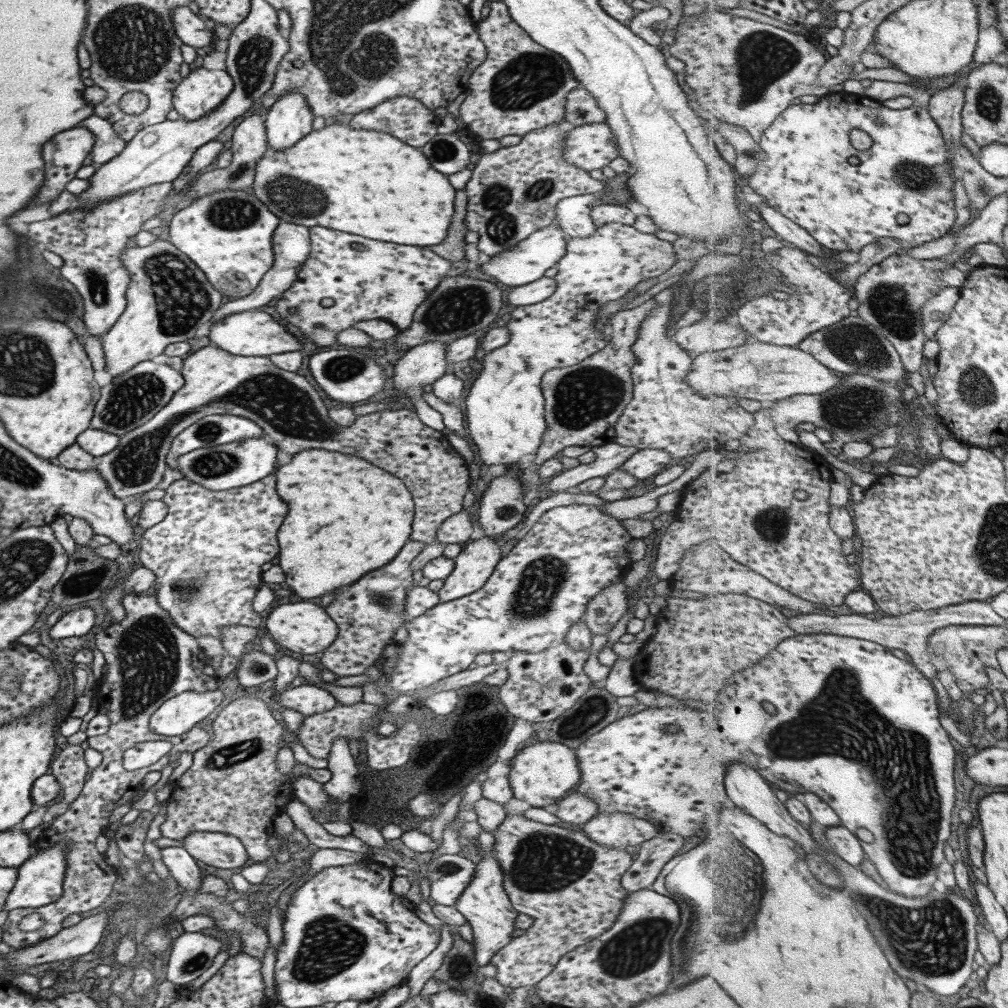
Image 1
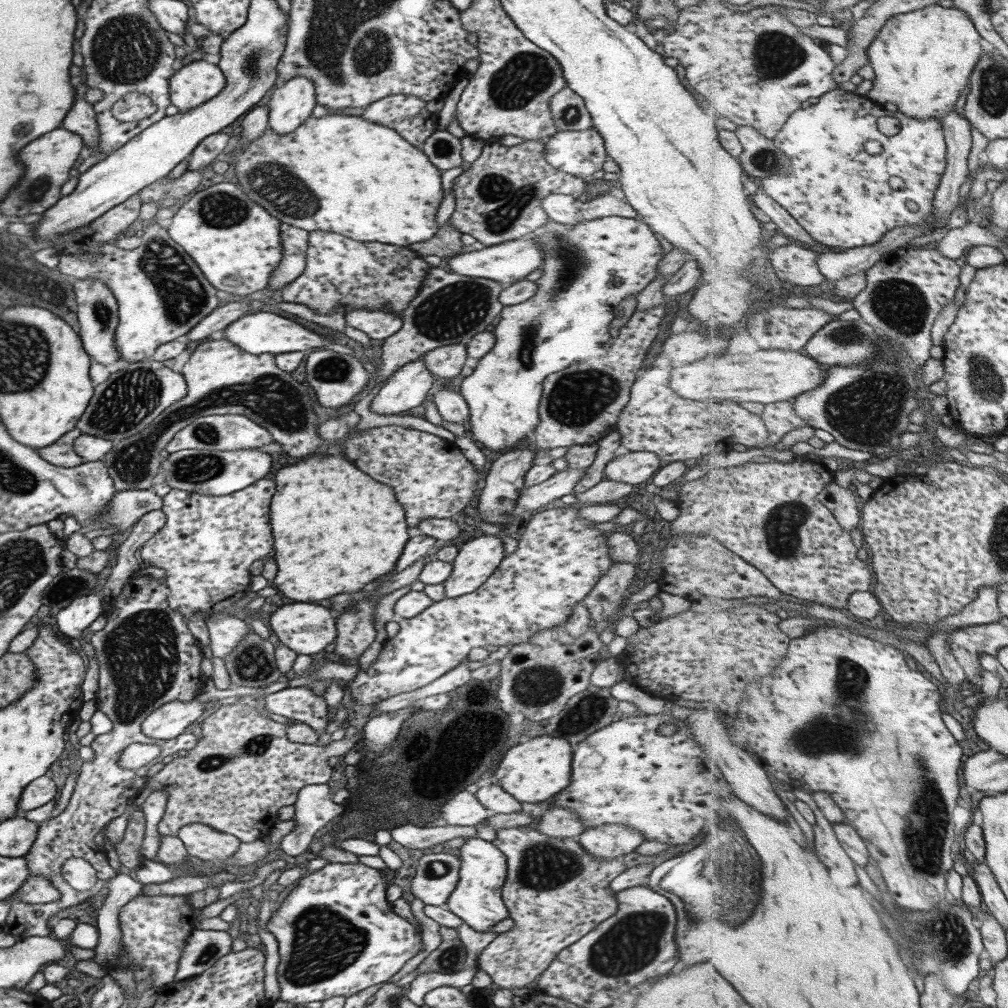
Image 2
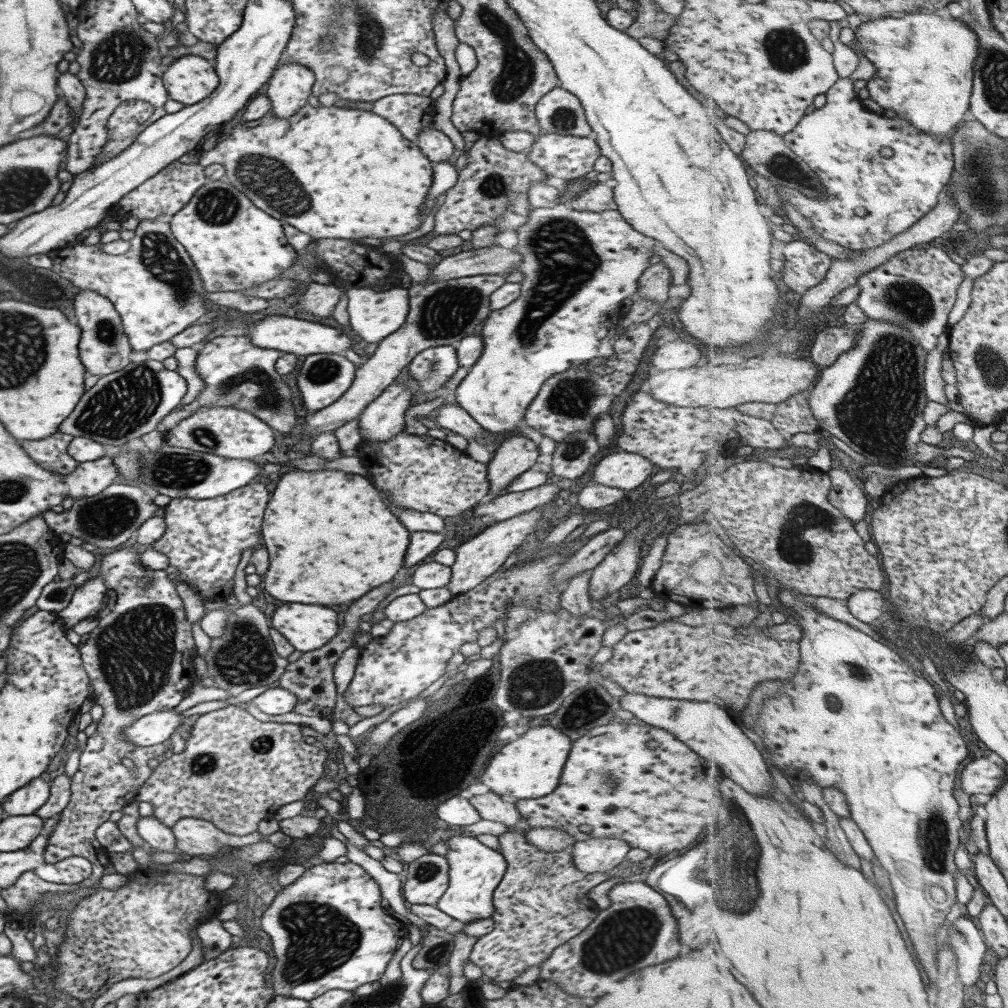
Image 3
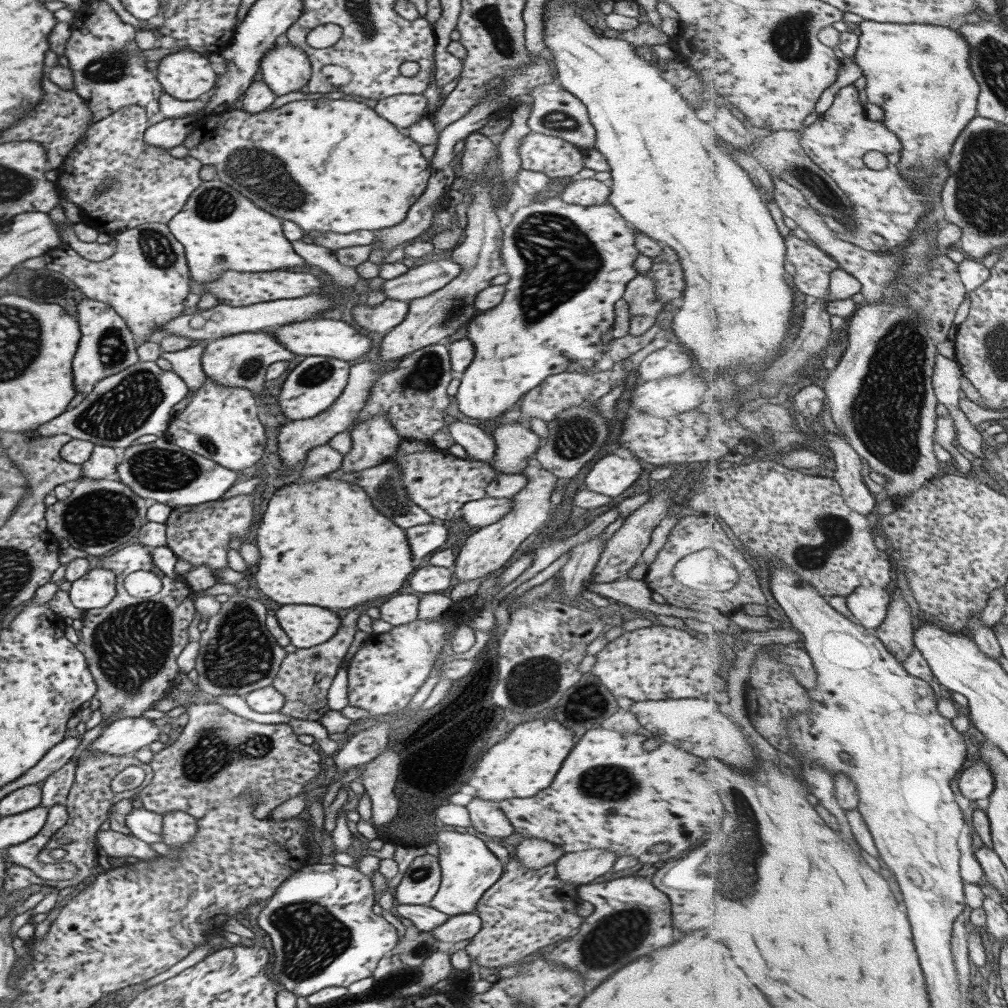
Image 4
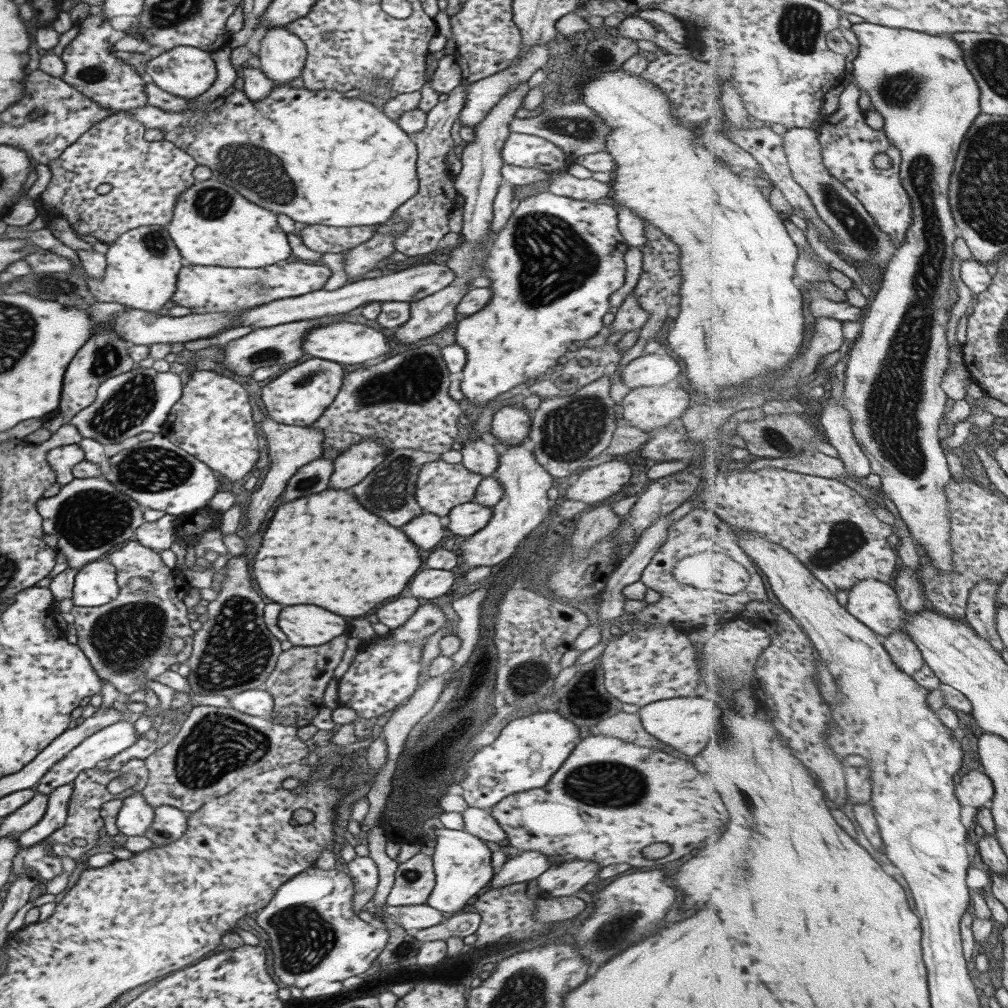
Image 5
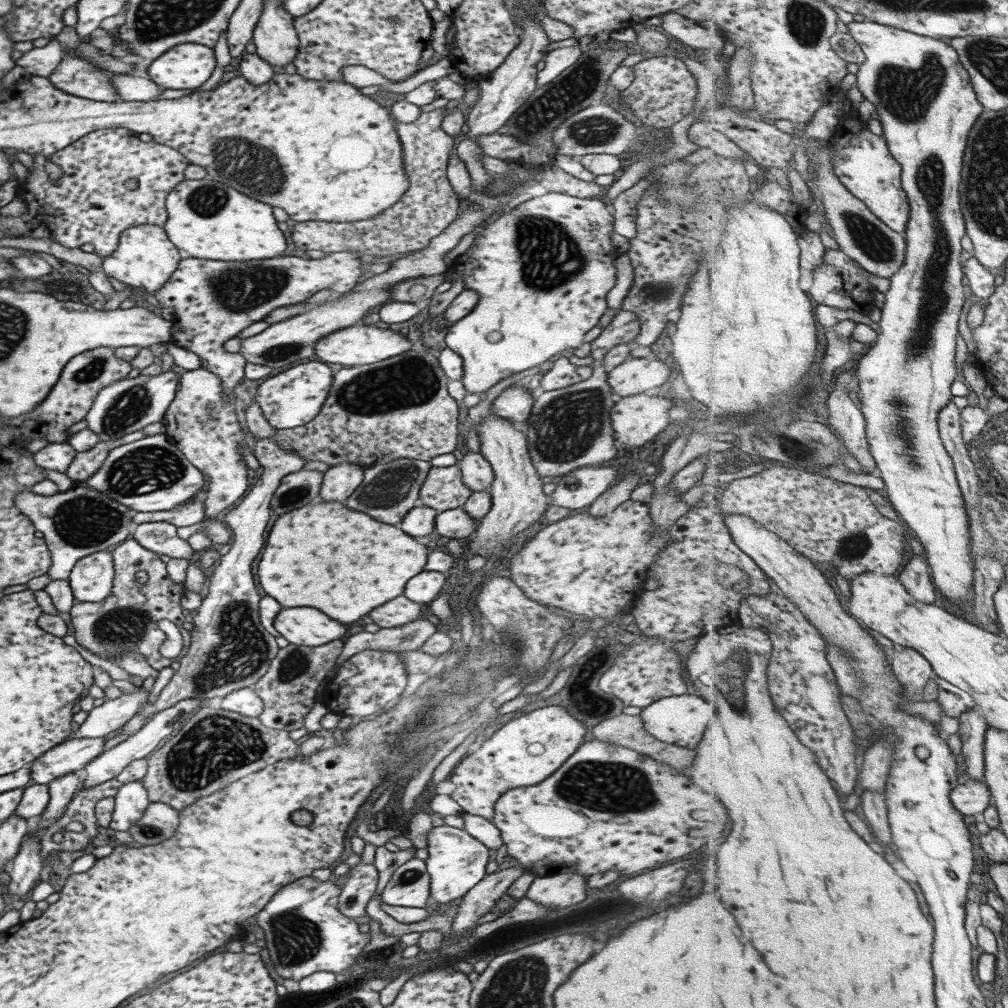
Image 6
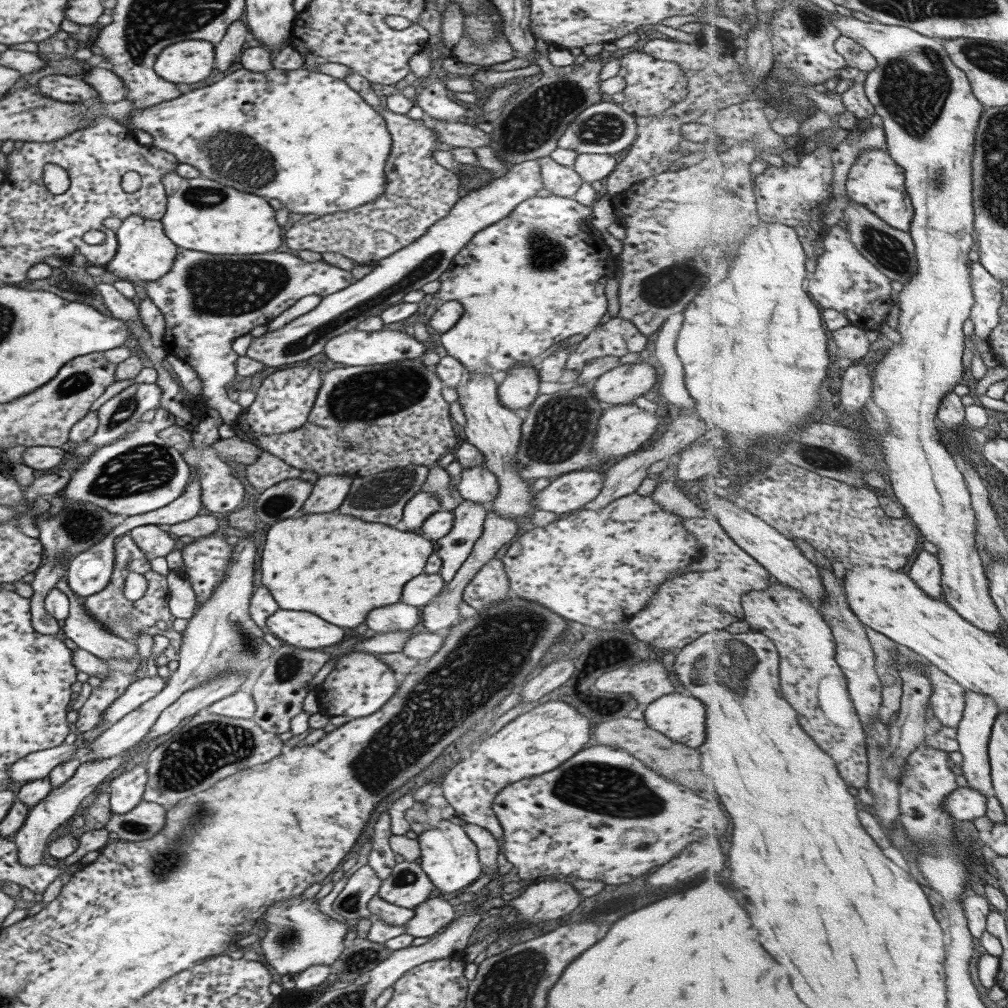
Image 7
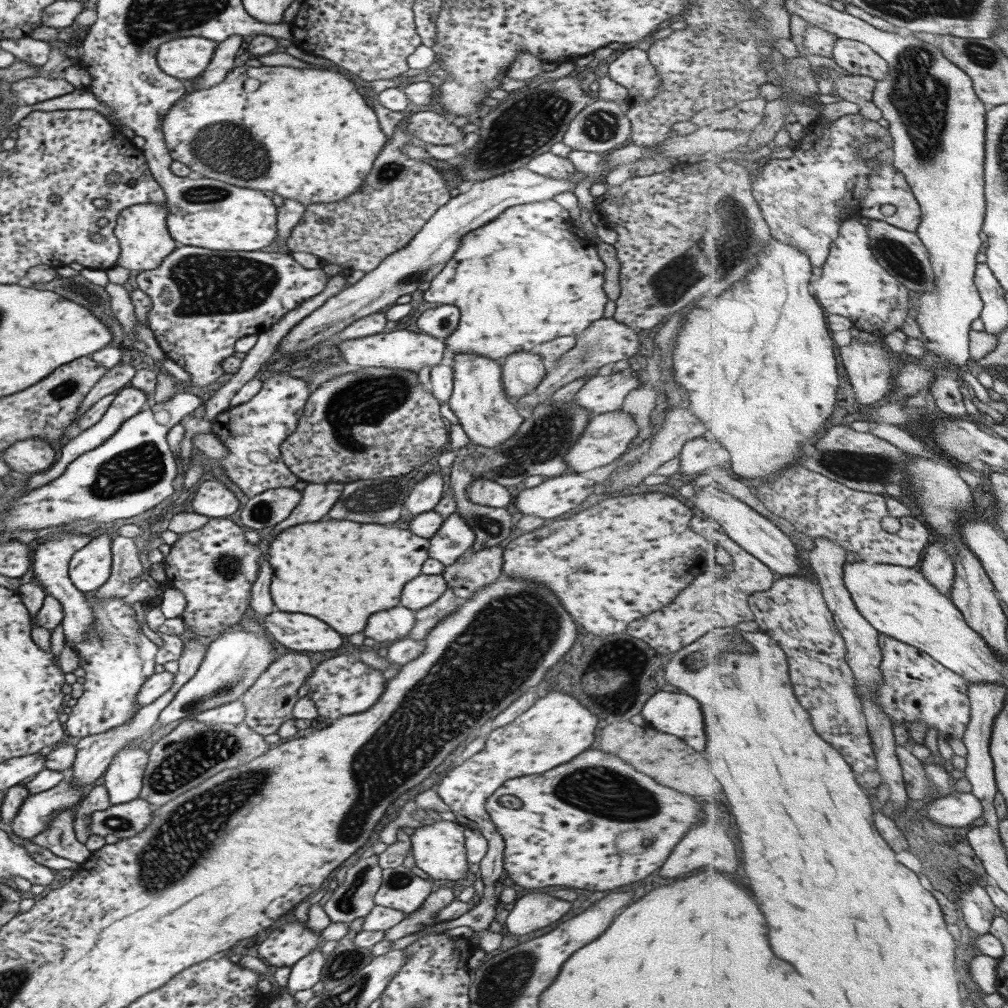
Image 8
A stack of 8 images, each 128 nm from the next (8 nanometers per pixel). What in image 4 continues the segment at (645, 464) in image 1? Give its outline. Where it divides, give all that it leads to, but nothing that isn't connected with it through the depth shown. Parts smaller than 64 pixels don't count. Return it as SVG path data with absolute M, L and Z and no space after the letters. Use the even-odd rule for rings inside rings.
M610 453L598 459L588 470L581 488L613 497L627 490L641 473L641 466L636 459L621 458Z

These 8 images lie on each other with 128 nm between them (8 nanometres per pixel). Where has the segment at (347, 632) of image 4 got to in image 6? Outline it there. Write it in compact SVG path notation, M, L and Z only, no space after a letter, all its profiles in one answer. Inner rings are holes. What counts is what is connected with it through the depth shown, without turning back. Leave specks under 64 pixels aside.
M333 640L315 647L289 644L285 648L279 648L267 672L253 686L253 691L263 701L262 712L258 716L260 723L267 728L287 732L301 728L305 714L313 708L313 696L317 688L327 681L328 671L331 671L342 651L341 640Z

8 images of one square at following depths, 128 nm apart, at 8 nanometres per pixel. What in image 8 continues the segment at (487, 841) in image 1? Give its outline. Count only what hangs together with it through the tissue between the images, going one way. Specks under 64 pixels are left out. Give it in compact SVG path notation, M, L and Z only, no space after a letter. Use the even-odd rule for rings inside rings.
M445 820L417 826L409 836L414 865L419 870L423 870L432 880L449 880L449 886L464 884L468 863L465 858L464 829L463 825L456 821Z

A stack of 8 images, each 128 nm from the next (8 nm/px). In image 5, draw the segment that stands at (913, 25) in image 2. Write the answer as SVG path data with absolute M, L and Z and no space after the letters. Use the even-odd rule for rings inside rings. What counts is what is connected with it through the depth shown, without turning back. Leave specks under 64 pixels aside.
M867 21L852 24L851 29L854 31L859 42L858 55L852 61L852 73L856 84L859 88L865 90L870 97L871 105L885 119L884 129L886 136L898 150L901 150L902 166L900 167L900 175L903 186L914 203L914 221L907 232L907 240L899 247L897 254L893 255L893 259L885 267L880 289L875 298L868 303L869 311L863 321L861 333L850 346L842 396L845 400L845 408L850 413L851 426L853 426L855 438L859 440L863 452L869 457L873 473L877 473L882 478L883 486L881 486L881 490L897 506L897 510L913 538L927 549L928 558L931 559L931 562L939 569L949 573L949 571L955 569L955 548L951 546L951 537L954 536L954 523L951 522L951 504L950 499L947 498L947 485L951 484L951 480L955 478L950 470L950 463L946 457L946 450L942 446L940 434L941 424L947 412L947 400L950 397L943 390L943 380L946 380L947 372L949 372L949 344L947 344L947 332L937 332L937 330L947 330L947 324L949 324L949 314L945 312L947 300L949 300L949 308L947 309L950 311L950 308L953 307L951 287L954 286L954 280L953 274L951 274L951 266L953 266L953 258L955 258L953 244L957 240L957 234L955 234L955 226L957 224L955 224L955 214L951 210L950 204L951 177L954 173L955 162L957 162L962 143L970 132L971 126L974 126L974 122L978 120L979 115L982 113L982 89L973 71L967 66L963 47L959 45L959 42L952 35L932 35L919 32L918 30L881 26Z

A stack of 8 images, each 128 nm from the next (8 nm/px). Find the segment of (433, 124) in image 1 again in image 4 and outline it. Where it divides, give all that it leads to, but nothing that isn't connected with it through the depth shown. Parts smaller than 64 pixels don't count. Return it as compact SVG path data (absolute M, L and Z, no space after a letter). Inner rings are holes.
M396 94L378 100L372 108L397 130L405 130L419 118L428 117L427 100L419 94Z

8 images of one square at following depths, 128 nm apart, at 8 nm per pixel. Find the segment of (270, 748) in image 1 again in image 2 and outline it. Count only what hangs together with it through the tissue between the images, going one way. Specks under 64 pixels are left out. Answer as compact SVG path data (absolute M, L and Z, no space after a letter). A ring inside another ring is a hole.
M242 703L221 705L201 722L201 738L196 746L187 751L187 756L176 757L155 775L147 777L143 787L165 790L167 800L164 813L157 823L158 834L177 837L177 830L187 824L203 824L220 833L232 834L240 842L253 842L265 838L269 828L278 822L277 810L293 804L297 791L310 784L326 784L331 776L327 759L345 756L359 740L361 730L350 738L332 741L327 746L294 744L287 740L287 725L263 717L253 706Z

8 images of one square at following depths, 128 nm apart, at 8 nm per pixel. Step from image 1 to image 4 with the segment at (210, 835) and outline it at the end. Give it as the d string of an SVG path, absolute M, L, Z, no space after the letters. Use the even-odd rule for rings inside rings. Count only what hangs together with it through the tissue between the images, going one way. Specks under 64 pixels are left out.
M169 812L162 815L161 841L168 847L187 844L195 836L196 819L185 812Z

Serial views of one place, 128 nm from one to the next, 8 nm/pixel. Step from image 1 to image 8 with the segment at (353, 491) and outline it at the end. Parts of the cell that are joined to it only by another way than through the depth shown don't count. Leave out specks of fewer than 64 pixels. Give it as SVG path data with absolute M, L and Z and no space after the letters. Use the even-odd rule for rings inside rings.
M321 518L315 522L302 522L298 525L289 526L281 533L277 533L275 538L269 543L266 550L269 556L267 557L267 564L273 570L271 572L271 584L269 585L271 600L279 610L289 610L289 612L301 612L301 614L311 614L315 618L319 618L321 622L325 622L327 626L331 626L335 632L339 634L355 634L359 630L363 630L367 616L371 616L377 610L387 610L391 606L397 606L399 602L399 592L403 588L405 582L409 582L420 574L420 568L423 561L428 557L427 550L429 548L429 541L426 538L421 538L409 529L399 529L396 527L381 526L381 524L359 524L359 522L349 522L349 520L335 520L329 518Z

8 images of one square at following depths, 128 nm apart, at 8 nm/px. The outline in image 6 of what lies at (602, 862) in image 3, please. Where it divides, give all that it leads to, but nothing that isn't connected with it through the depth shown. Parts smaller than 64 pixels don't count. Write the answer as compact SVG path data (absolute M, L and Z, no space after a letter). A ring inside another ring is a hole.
M571 870L557 872L554 875L535 876L530 884L525 894L527 899L541 903L545 907L557 907L562 912L567 906L581 902L586 896L586 877Z

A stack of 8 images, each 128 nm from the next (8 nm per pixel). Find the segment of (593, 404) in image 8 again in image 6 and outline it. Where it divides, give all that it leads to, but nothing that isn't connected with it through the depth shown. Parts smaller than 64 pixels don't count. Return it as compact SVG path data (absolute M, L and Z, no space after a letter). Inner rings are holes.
M629 357L607 369L607 385L621 397L661 389L669 378L669 367L661 360Z

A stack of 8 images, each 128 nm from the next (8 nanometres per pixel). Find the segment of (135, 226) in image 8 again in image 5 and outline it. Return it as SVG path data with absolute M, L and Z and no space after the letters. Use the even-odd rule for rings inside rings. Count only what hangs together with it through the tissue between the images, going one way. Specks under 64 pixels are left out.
M138 226L119 235L103 248L106 265L99 278L88 278L87 290L99 302L125 306L122 312L145 310L159 314L175 290L177 274L182 268L181 253L175 248L165 226Z

